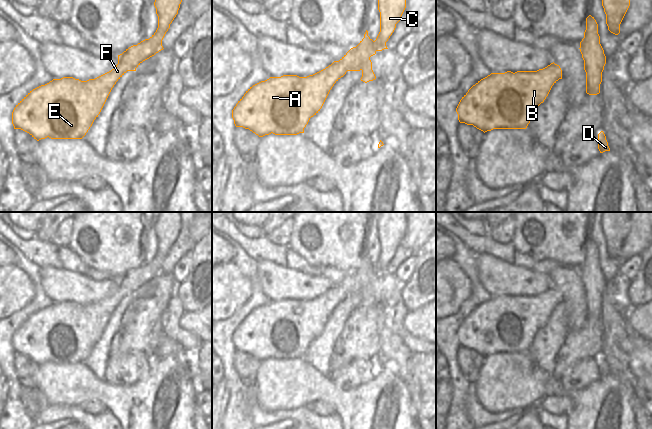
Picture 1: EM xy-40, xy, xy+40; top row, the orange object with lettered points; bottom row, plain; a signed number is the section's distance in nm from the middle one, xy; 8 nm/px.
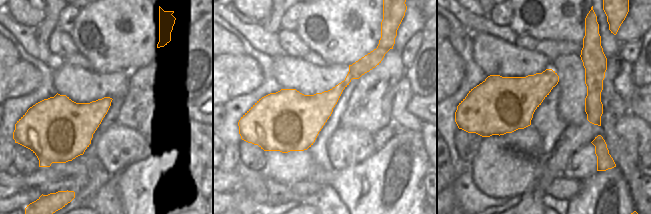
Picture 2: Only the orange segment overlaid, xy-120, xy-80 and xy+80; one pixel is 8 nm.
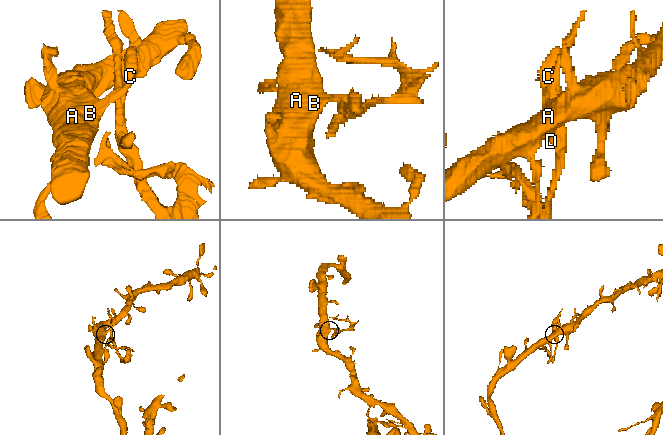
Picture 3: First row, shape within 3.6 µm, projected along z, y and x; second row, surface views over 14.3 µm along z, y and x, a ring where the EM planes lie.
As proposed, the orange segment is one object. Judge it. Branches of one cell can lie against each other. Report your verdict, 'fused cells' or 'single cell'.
fused cells

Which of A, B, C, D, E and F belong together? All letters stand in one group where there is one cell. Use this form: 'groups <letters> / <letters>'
groups A B C E F / D

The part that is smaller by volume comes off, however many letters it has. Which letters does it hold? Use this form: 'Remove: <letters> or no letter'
Remove: D

